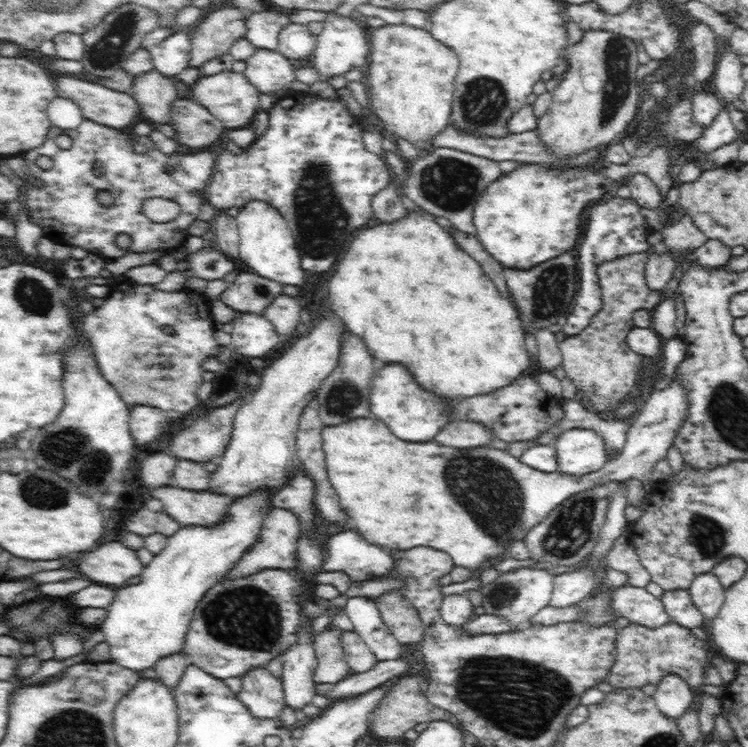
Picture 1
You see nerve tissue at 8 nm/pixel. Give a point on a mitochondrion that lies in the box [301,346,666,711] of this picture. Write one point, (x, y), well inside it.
(489, 492)

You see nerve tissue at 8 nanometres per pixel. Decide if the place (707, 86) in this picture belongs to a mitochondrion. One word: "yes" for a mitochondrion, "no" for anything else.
no

